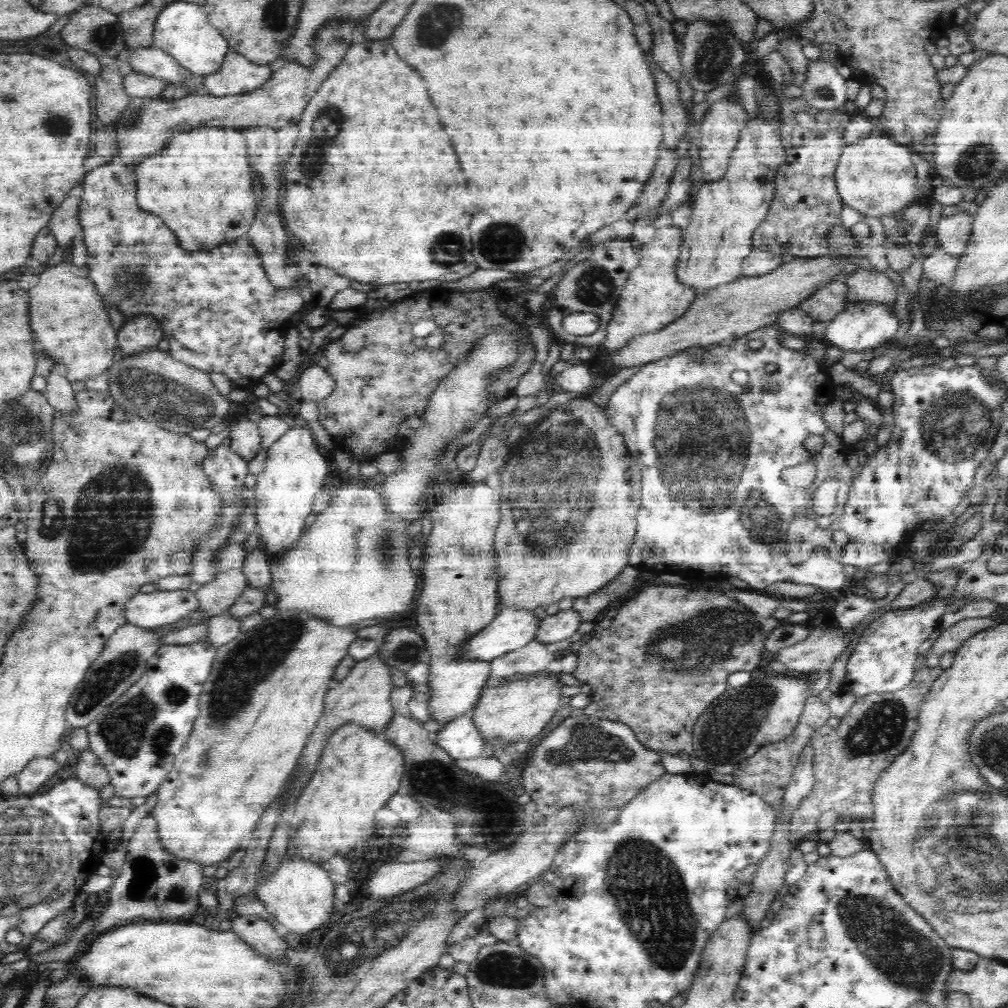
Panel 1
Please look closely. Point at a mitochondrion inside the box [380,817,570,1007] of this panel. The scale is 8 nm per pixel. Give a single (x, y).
(506, 969)

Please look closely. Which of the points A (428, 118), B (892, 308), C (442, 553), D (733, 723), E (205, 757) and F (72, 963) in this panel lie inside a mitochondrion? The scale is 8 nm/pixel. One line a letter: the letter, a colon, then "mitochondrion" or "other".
A: other
B: other
C: other
D: mitochondrion
E: mitochondrion
F: other

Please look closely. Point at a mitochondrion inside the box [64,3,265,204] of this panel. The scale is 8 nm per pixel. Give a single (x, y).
(106, 35)

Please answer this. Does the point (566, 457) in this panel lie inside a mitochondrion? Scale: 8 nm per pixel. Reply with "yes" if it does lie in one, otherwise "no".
yes

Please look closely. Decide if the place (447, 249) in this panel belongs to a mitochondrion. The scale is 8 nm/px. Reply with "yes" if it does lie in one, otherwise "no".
yes

